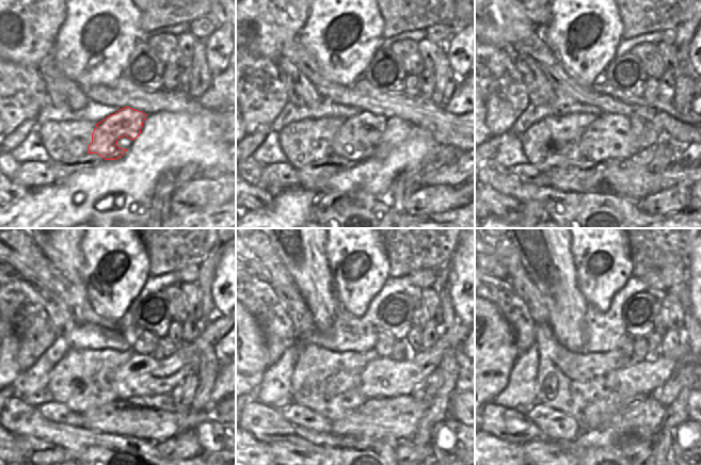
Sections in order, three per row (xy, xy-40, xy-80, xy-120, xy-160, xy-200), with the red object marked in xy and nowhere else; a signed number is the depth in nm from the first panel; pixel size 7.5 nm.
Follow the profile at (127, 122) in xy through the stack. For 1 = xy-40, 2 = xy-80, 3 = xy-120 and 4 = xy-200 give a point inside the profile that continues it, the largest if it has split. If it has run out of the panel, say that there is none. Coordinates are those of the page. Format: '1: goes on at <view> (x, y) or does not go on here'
1: goes on at xy-40 (357, 139)
2: goes on at xy-80 (608, 135)
3: goes on at xy-120 (142, 375)
4: goes on at xy-200 (642, 378)

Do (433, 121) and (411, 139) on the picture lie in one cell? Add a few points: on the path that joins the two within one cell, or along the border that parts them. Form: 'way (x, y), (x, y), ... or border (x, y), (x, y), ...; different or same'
border (400, 118), (425, 128), (443, 144); different

